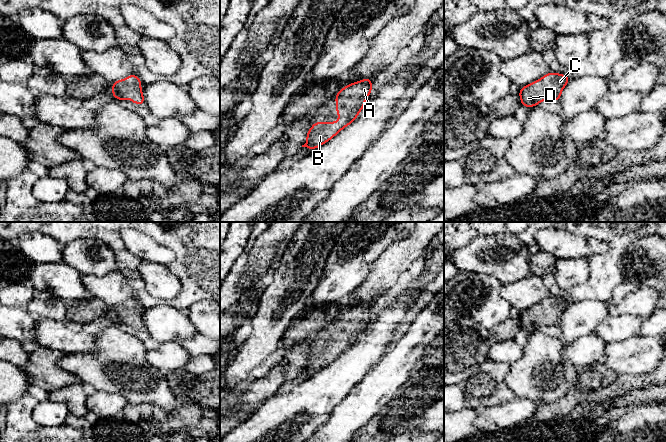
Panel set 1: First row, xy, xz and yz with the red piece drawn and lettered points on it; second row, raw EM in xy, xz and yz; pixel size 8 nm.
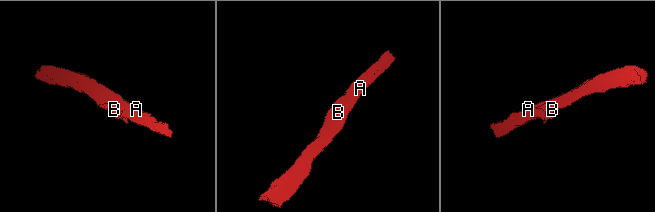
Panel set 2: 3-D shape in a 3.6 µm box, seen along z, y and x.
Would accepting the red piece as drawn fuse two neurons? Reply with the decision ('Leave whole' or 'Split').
Leave whole

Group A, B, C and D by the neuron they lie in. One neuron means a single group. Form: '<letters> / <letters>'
A B C D

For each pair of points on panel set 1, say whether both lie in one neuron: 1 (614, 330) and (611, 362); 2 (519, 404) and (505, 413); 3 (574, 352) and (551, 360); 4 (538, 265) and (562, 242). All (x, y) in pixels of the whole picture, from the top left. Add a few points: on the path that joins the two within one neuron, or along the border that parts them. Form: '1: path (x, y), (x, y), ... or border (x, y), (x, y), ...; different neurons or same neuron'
1: border (614, 341), (611, 344); different neurons
2: path (516, 407), (508, 413); same neuron
3: border (563, 348), (563, 358), (578, 370); different neurons
4: border (540, 250), (550, 253), (556, 258); different neurons

